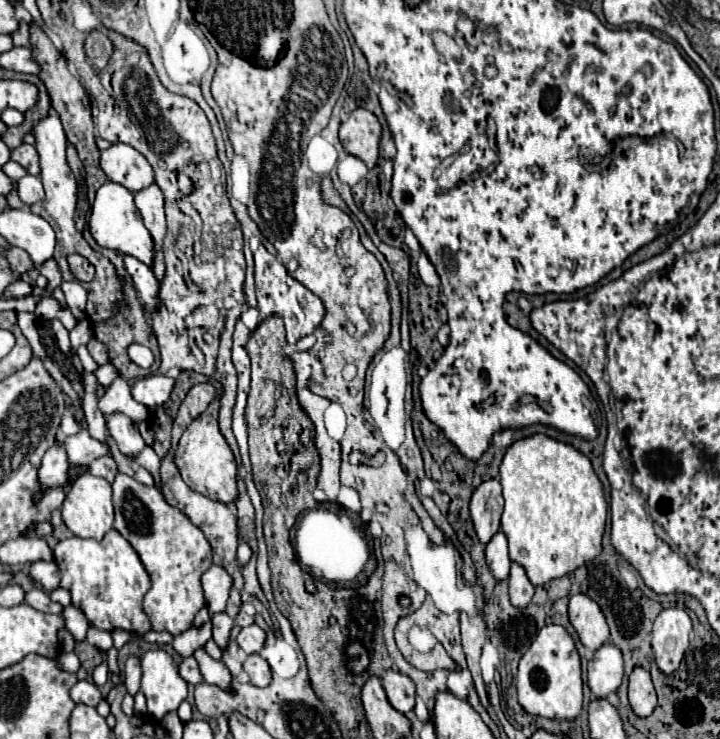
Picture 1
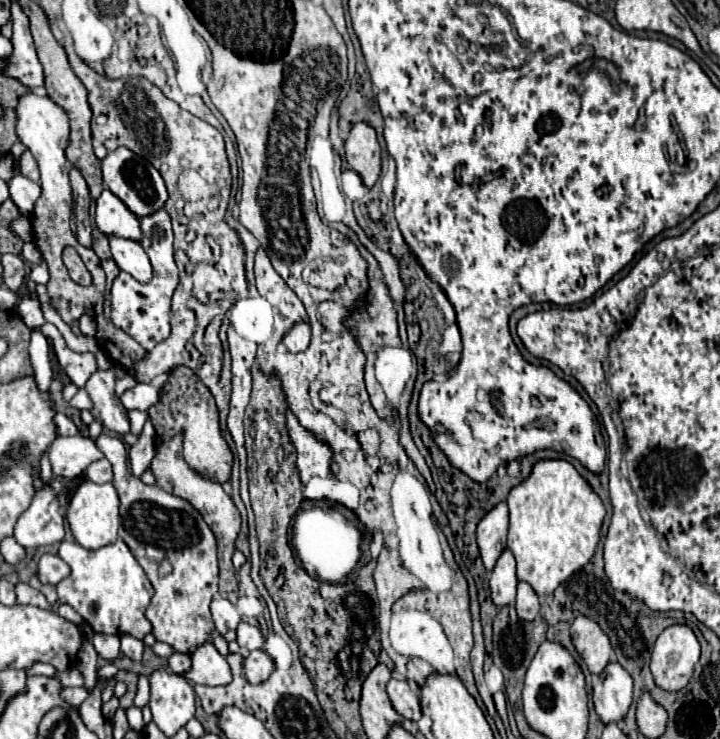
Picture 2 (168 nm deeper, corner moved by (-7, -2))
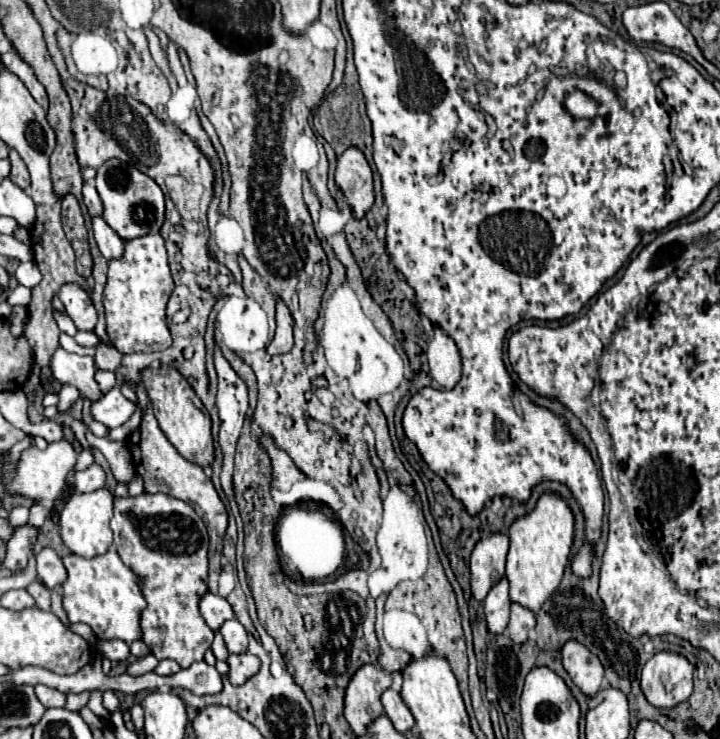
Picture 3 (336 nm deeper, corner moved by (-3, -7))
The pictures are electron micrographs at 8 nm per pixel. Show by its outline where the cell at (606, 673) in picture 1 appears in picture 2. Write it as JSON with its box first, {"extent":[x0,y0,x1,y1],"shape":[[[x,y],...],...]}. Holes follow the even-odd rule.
{"extent":[593,661,633,723],"shape":[[[611,661],[597,679],[593,687],[593,703],[595,711],[603,723],[619,721],[625,717],[633,697],[633,679],[631,675],[617,663]]]}

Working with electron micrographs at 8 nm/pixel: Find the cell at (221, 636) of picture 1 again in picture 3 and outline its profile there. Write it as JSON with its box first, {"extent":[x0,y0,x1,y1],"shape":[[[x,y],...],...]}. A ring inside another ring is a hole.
{"extent":[199,592,235,630],"shape":[[[211,592],[203,594],[203,598],[199,602],[199,610],[211,630],[217,630],[227,618],[235,616],[229,602],[217,594],[211,594]]]}

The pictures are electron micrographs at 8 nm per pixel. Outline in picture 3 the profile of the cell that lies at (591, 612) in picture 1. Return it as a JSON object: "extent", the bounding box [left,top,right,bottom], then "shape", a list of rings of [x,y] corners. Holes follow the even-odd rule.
{"extent":[561,642,603,696],"shape":[[[567,642],[561,650],[561,662],[573,684],[585,694],[595,696],[603,682],[603,666],[583,644]]]}

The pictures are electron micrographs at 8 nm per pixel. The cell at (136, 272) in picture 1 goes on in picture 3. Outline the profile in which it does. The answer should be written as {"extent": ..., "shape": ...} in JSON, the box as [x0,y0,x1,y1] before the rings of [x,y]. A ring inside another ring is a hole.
{"extent":[91,216,125,260],"shape":[[[93,216],[91,218],[91,226],[93,226],[95,242],[97,242],[101,254],[105,256],[105,260],[119,258],[119,254],[123,254],[125,242],[107,226],[107,222],[103,222],[101,216]]]}

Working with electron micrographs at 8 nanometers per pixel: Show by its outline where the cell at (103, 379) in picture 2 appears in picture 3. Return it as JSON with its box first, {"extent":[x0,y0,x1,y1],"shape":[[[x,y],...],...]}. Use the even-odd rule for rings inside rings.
{"extent":[51,348,103,402],"shape":[[[57,348],[51,356],[51,372],[57,382],[75,386],[91,402],[95,402],[95,398],[103,396],[93,378],[95,362],[91,356],[79,356],[79,354],[71,354],[63,348]]]}

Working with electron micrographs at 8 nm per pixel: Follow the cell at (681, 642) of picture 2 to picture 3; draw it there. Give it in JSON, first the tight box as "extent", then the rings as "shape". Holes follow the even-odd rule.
{"extent":[641,652,693,708],"shape":[[[659,652],[641,672],[641,690],[655,708],[673,708],[693,692],[693,666],[687,658]]]}

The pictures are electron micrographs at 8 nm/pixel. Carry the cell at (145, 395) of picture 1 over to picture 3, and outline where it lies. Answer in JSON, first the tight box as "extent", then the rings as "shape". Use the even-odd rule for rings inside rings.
{"extent":[91,386,135,428],"shape":[[[117,386],[111,392],[107,392],[103,398],[91,404],[93,420],[101,422],[107,428],[117,428],[125,424],[133,412],[135,412],[135,404],[129,402]]]}

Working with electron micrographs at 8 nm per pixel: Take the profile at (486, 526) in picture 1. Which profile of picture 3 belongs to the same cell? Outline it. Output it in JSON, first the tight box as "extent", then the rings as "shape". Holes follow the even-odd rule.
{"extent":[471,534,509,602],"shape":[[[491,534],[477,542],[471,554],[471,592],[477,602],[483,602],[491,586],[505,574],[505,558],[509,550],[507,534]]]}

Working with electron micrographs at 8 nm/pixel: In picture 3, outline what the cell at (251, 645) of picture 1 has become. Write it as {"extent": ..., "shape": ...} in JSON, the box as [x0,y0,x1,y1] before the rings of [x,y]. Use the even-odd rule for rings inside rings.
{"extent":[219,618,247,654],"shape":[[[231,618],[231,620],[223,622],[219,632],[221,632],[229,652],[233,652],[233,654],[247,652],[247,632],[245,632],[243,624],[237,618]]]}

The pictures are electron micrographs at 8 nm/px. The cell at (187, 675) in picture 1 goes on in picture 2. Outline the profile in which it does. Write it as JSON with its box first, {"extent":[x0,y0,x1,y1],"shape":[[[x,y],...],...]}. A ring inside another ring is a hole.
{"extent":[169,653,191,675],"shape":[[[173,653],[173,655],[169,657],[169,669],[171,669],[173,673],[179,673],[179,675],[187,673],[187,671],[191,669],[191,657],[185,655],[185,653]]]}

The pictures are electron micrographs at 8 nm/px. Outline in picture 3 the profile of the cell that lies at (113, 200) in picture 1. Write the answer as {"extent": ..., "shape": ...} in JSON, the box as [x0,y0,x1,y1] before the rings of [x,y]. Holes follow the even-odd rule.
{"extent":[83,182,103,216],"shape":[[[85,182],[83,184],[83,204],[87,206],[87,210],[89,210],[89,216],[95,216],[95,214],[103,214],[103,204],[101,204],[101,198],[99,198],[99,194],[97,194],[97,190],[95,190],[95,186],[93,184],[89,184],[89,182]]]}

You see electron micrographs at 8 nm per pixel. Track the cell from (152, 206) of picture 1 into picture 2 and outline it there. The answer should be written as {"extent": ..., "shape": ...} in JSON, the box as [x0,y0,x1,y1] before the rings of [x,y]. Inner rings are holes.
{"extent":[111,209,179,349],"shape":[[[159,209],[141,219],[143,229],[143,249],[153,265],[153,279],[143,285],[135,281],[129,273],[119,273],[111,287],[111,321],[115,327],[129,333],[145,349],[153,349],[157,343],[169,337],[169,305],[173,291],[179,283],[177,265],[173,261],[173,230],[171,217],[165,209]]]}

